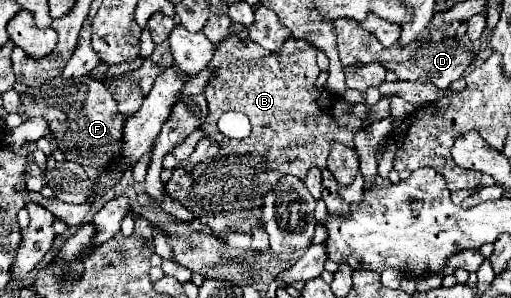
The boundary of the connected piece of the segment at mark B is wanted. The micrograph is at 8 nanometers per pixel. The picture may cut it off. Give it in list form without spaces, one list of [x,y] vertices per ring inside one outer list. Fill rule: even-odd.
[[[233,33],[217,43],[209,63],[213,79],[203,91],[211,119],[203,127],[207,137],[221,143],[221,153],[197,163],[191,171],[175,167],[171,179],[163,185],[165,195],[189,209],[195,219],[209,223],[209,229],[215,233],[251,235],[255,227],[263,227],[263,197],[283,175],[305,179],[311,167],[325,169],[325,159],[333,143],[345,143],[353,149],[357,131],[389,115],[391,97],[383,95],[379,103],[367,109],[369,119],[359,119],[351,113],[353,105],[349,101],[325,89],[319,91],[315,87],[319,75],[315,55],[317,49],[313,45],[295,37],[289,37],[281,51],[265,51],[251,39],[239,39]],[[229,105],[231,109],[245,113],[253,125],[251,135],[243,141],[229,139],[215,127]]]

